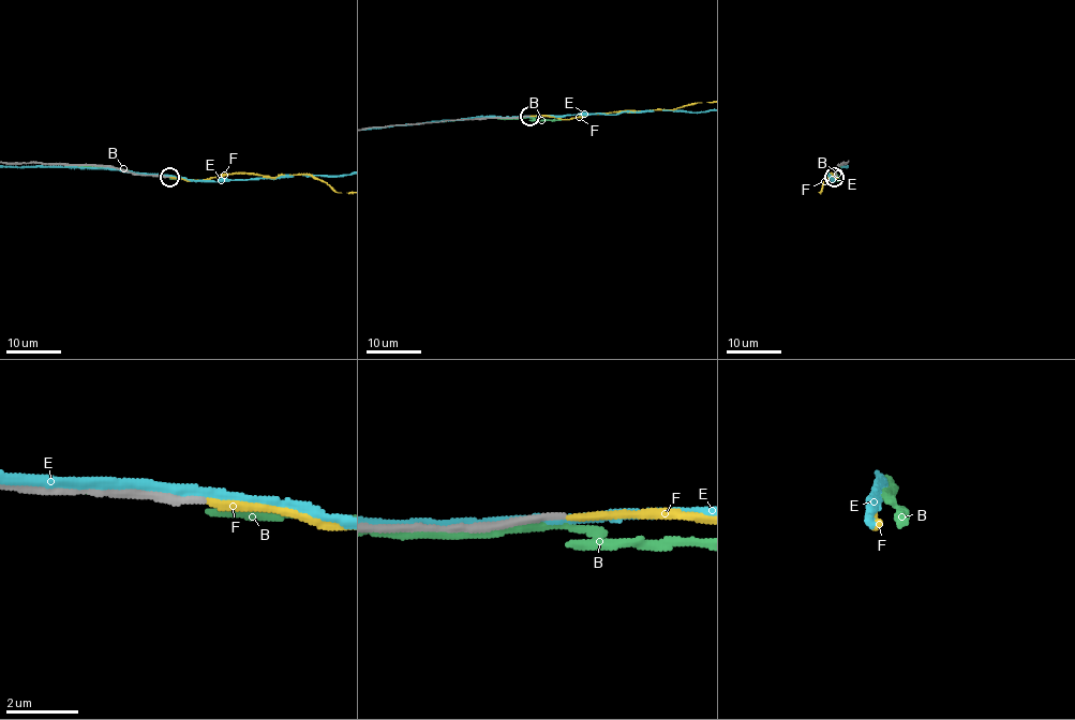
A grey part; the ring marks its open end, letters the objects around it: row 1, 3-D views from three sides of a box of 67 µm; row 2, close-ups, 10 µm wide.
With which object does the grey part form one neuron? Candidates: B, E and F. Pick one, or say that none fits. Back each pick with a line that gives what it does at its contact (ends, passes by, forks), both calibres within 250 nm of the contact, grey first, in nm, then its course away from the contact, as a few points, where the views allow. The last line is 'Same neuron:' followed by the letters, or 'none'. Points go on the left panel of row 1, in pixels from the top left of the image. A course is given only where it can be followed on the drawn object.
F: It ends there. Thickness 200 nm (grey) against 180 nm
Same neuron: F

